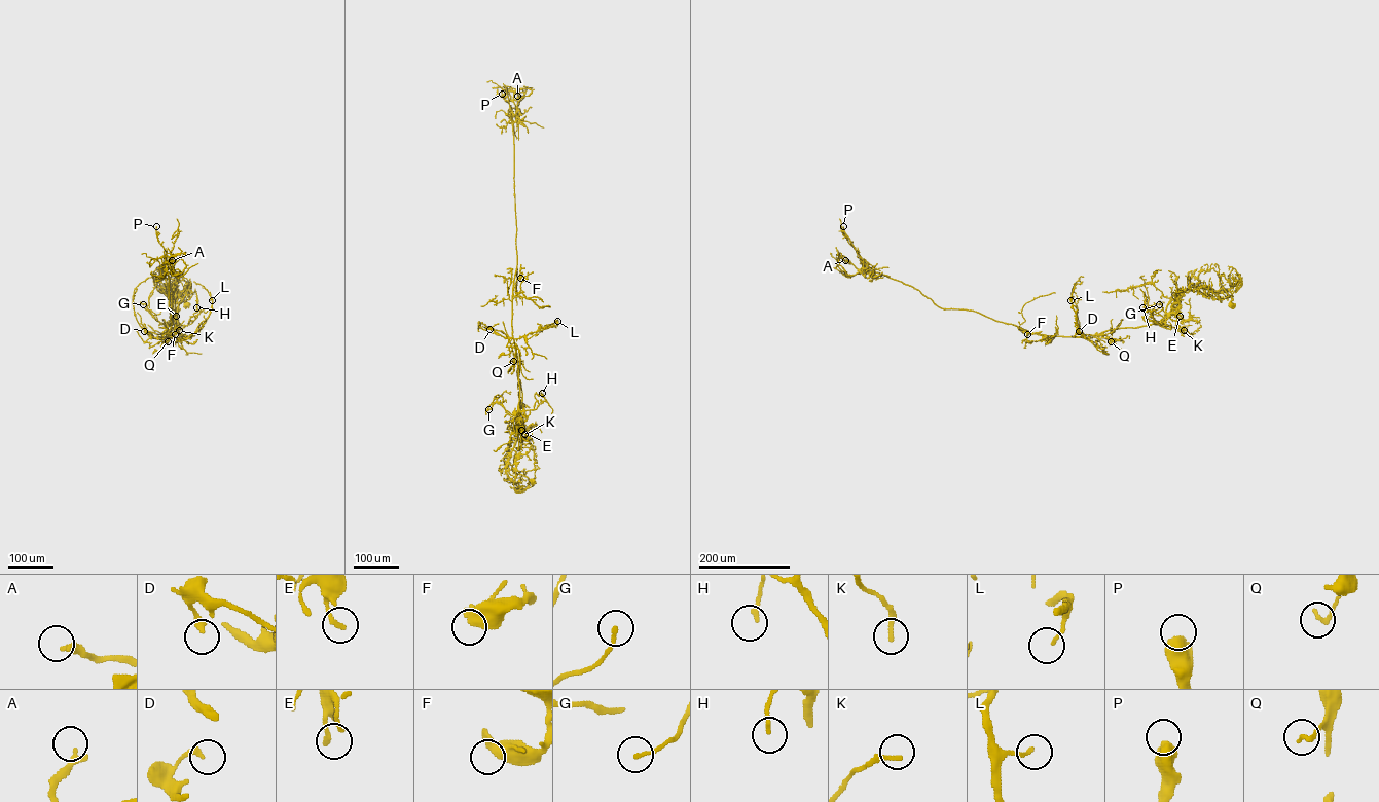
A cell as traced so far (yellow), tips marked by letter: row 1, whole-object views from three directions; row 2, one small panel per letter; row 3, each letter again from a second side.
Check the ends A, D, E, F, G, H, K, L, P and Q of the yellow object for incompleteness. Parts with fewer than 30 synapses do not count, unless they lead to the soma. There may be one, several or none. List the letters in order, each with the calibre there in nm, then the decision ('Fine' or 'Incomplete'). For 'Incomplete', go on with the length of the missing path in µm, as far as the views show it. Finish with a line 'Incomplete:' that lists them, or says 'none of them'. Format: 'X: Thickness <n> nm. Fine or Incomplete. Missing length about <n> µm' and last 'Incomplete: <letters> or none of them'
A: Thickness 340 nm. Incomplete. Missing length about 10 µm
D: Thickness 240 nm. Fine
E: Thickness 200 nm. Fine
F: Thickness 650 nm. Fine
G: Thickness 150 nm. Fine
H: Thickness 170 nm. Fine
K: Thickness 220 nm. Fine
L: Thickness 130 nm. Fine
P: Thickness 600 nm. Fine
Q: Thickness 190 nm. Fine
Incomplete: A

